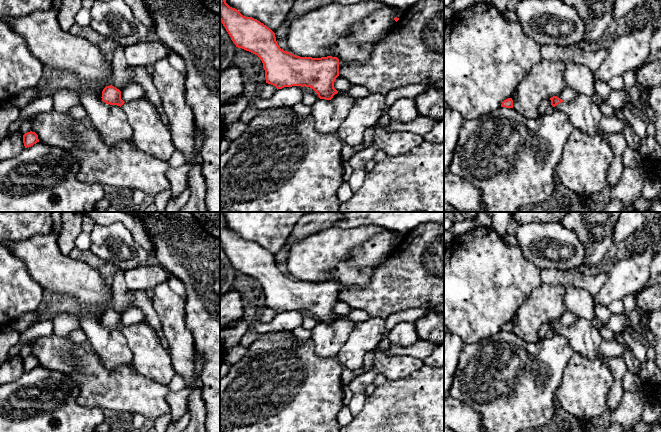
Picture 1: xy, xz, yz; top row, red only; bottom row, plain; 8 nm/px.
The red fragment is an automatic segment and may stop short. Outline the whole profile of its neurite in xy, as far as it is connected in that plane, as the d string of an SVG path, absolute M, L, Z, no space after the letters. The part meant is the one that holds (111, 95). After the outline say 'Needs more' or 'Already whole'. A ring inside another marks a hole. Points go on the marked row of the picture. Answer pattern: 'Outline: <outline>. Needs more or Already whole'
Outline: M110 85L102 91L102 101L120 106L130 124L134 145L141 151L160 160L168 161L176 147L169 128L162 121L161 114L146 98L138 101L124 102L121 91Z. Needs more

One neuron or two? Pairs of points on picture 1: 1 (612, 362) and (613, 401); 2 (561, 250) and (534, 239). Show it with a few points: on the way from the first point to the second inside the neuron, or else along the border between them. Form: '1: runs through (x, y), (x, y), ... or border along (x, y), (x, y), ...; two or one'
1: runs through (617, 372), (616, 391); one
2: runs through (554, 246), (541, 243); one

